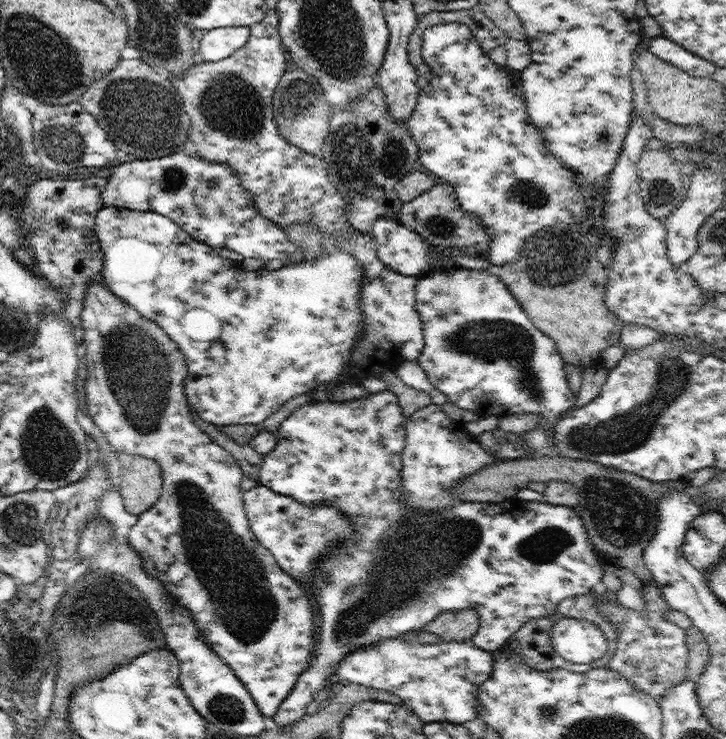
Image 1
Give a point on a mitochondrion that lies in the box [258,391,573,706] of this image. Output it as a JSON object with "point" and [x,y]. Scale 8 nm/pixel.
{"point":[385,594]}

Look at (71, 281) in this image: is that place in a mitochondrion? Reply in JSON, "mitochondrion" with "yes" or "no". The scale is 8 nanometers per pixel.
{"mitochondrion":"no"}

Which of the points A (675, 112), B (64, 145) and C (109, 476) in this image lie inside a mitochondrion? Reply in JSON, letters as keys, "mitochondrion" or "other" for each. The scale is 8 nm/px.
{"A":"other","B":"mitochondrion","C":"other"}

